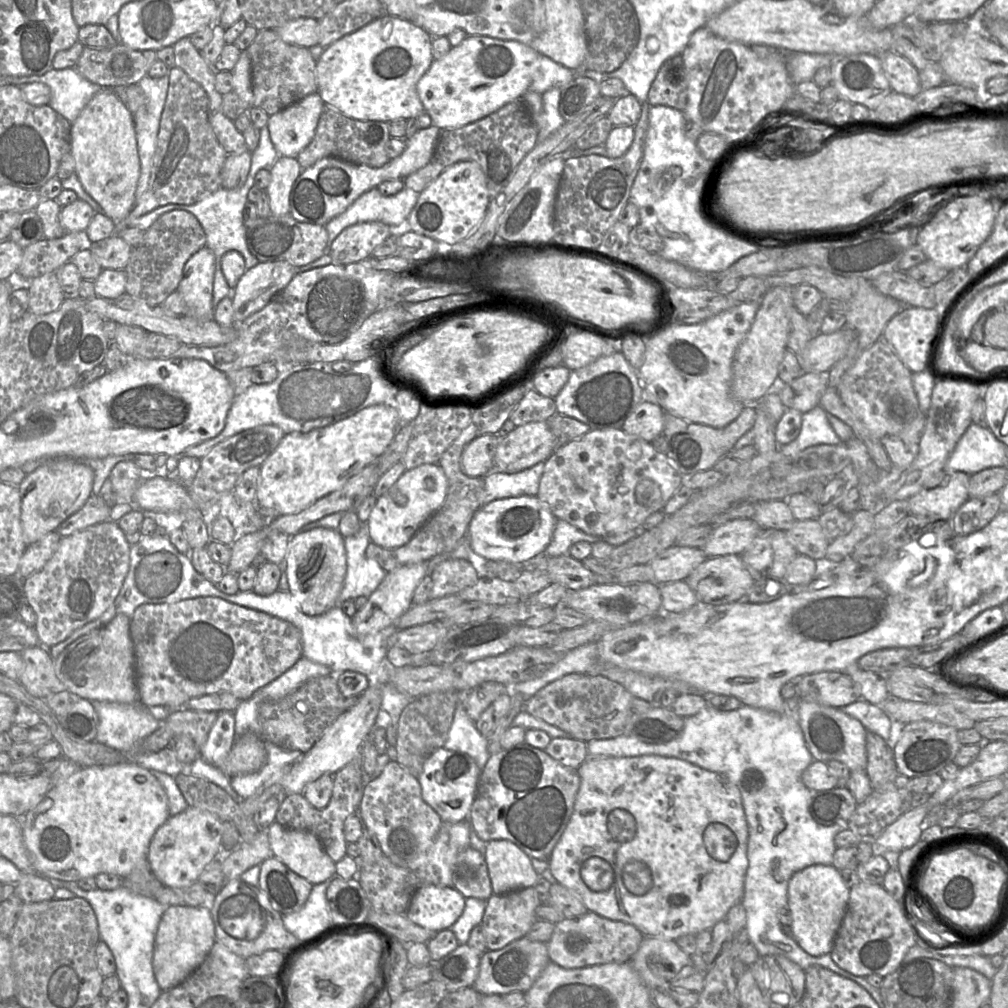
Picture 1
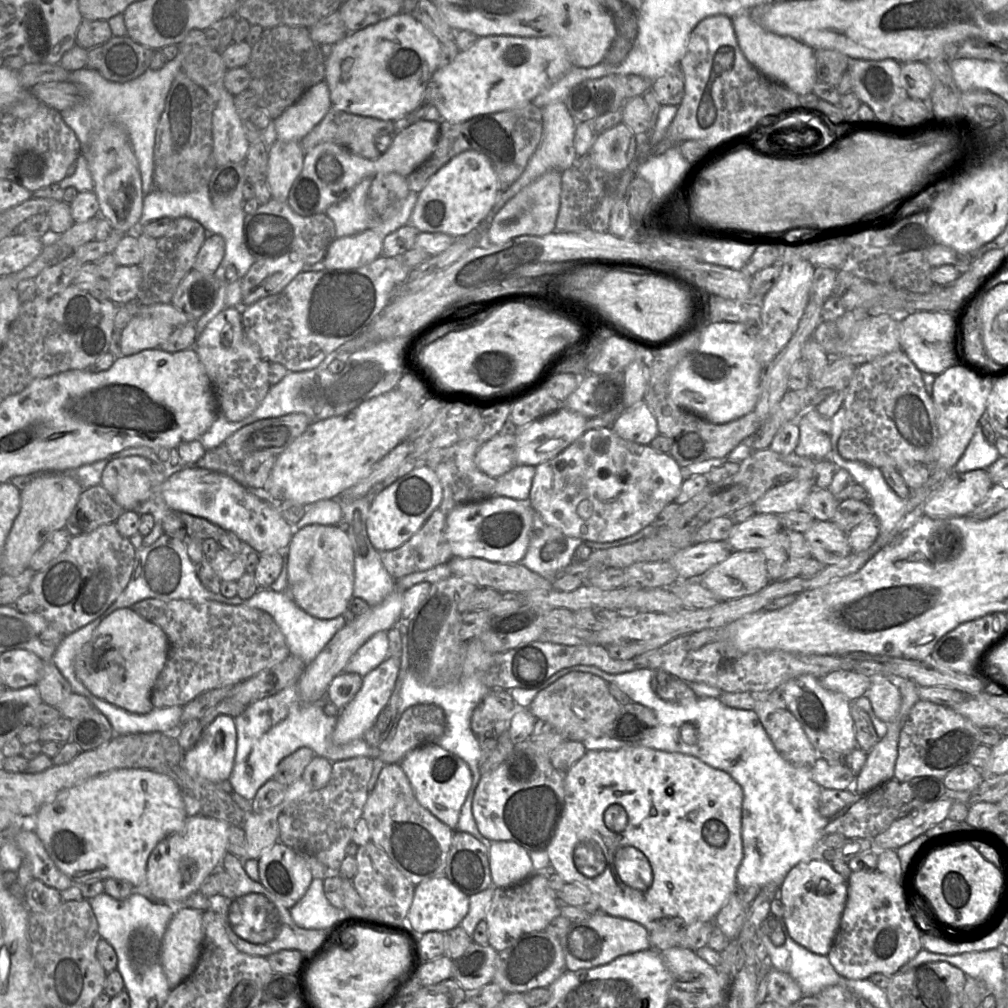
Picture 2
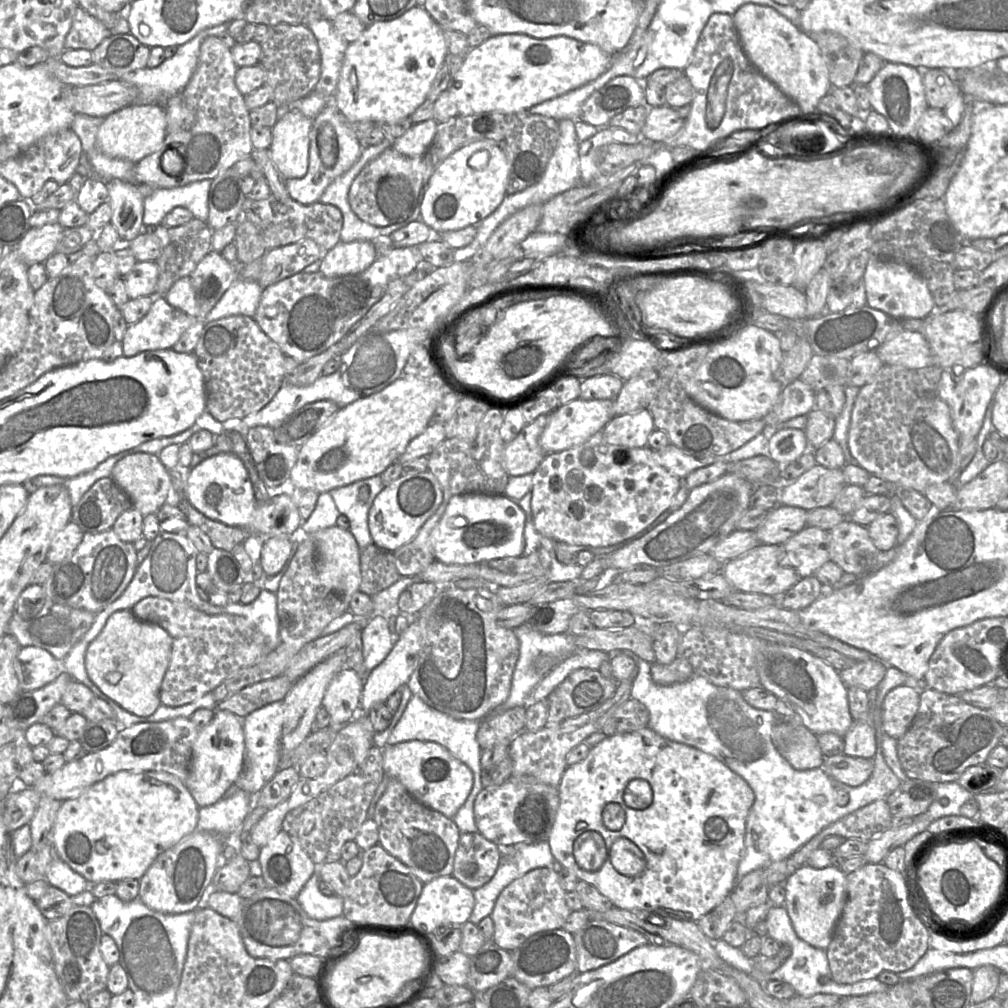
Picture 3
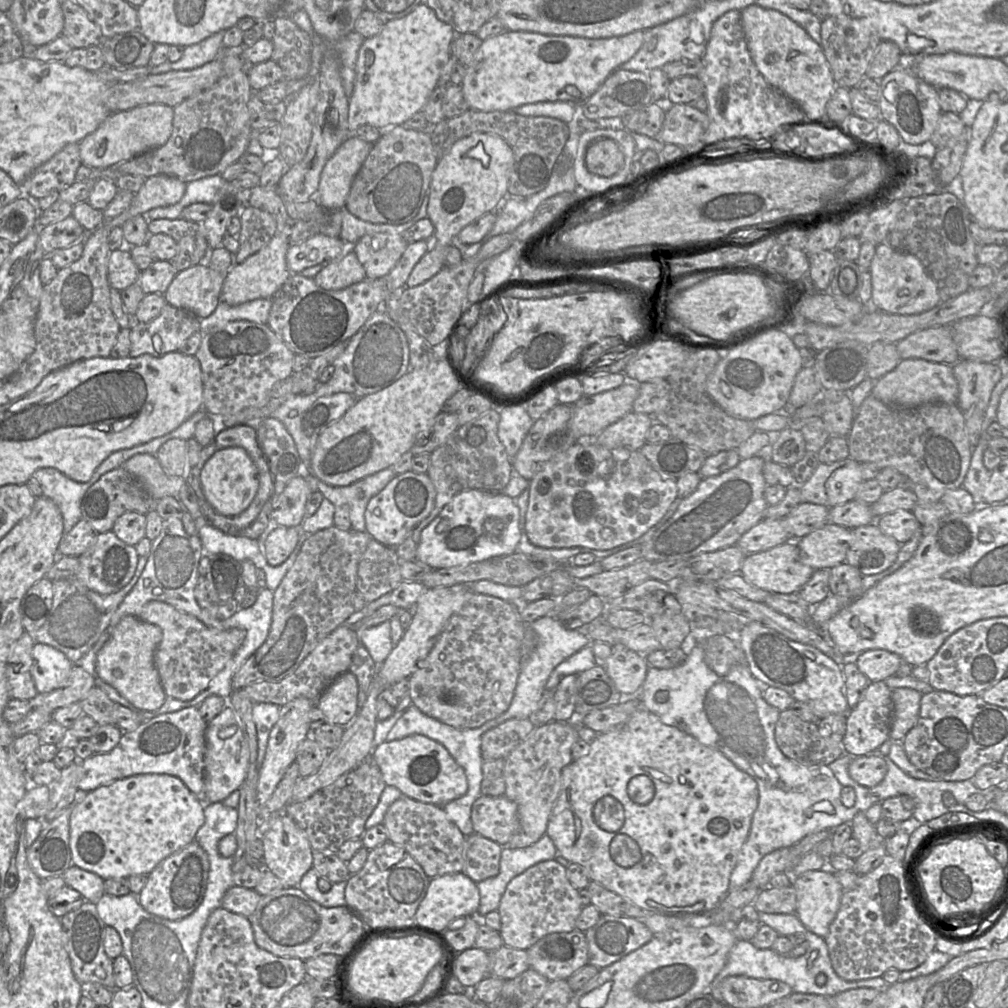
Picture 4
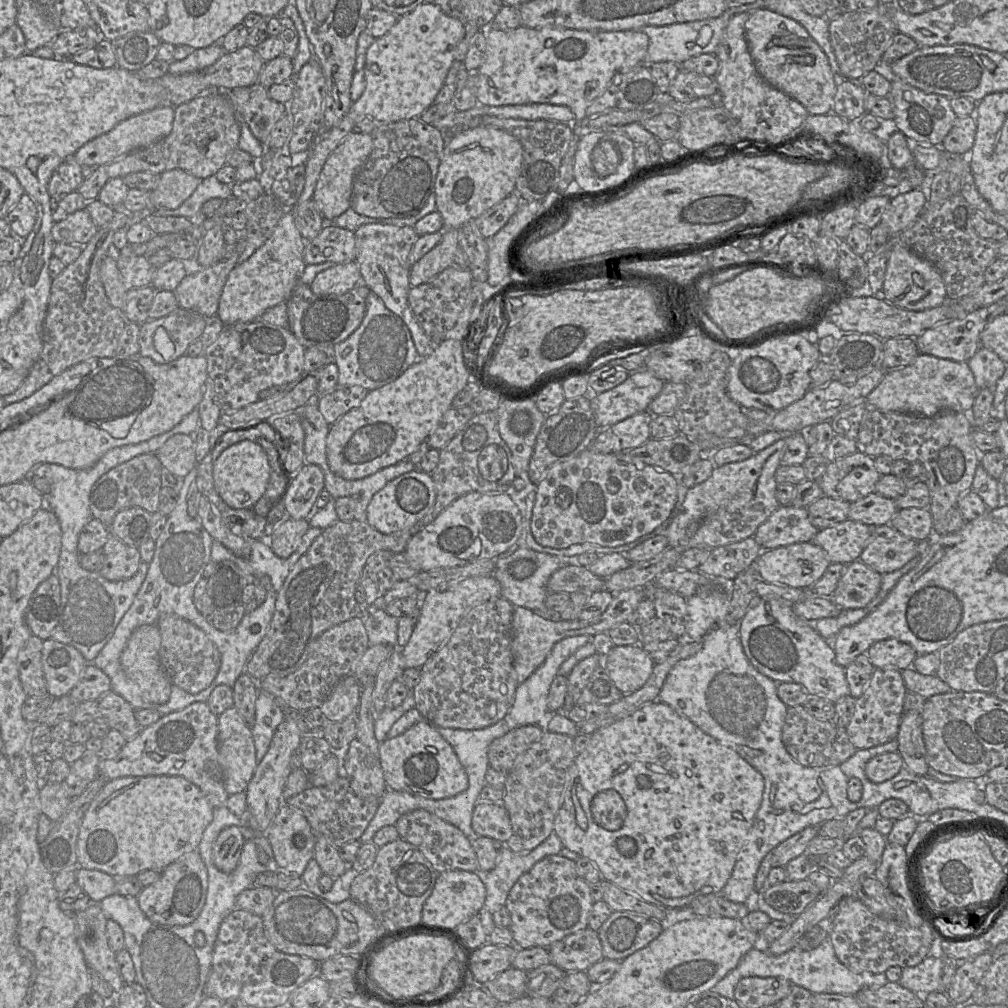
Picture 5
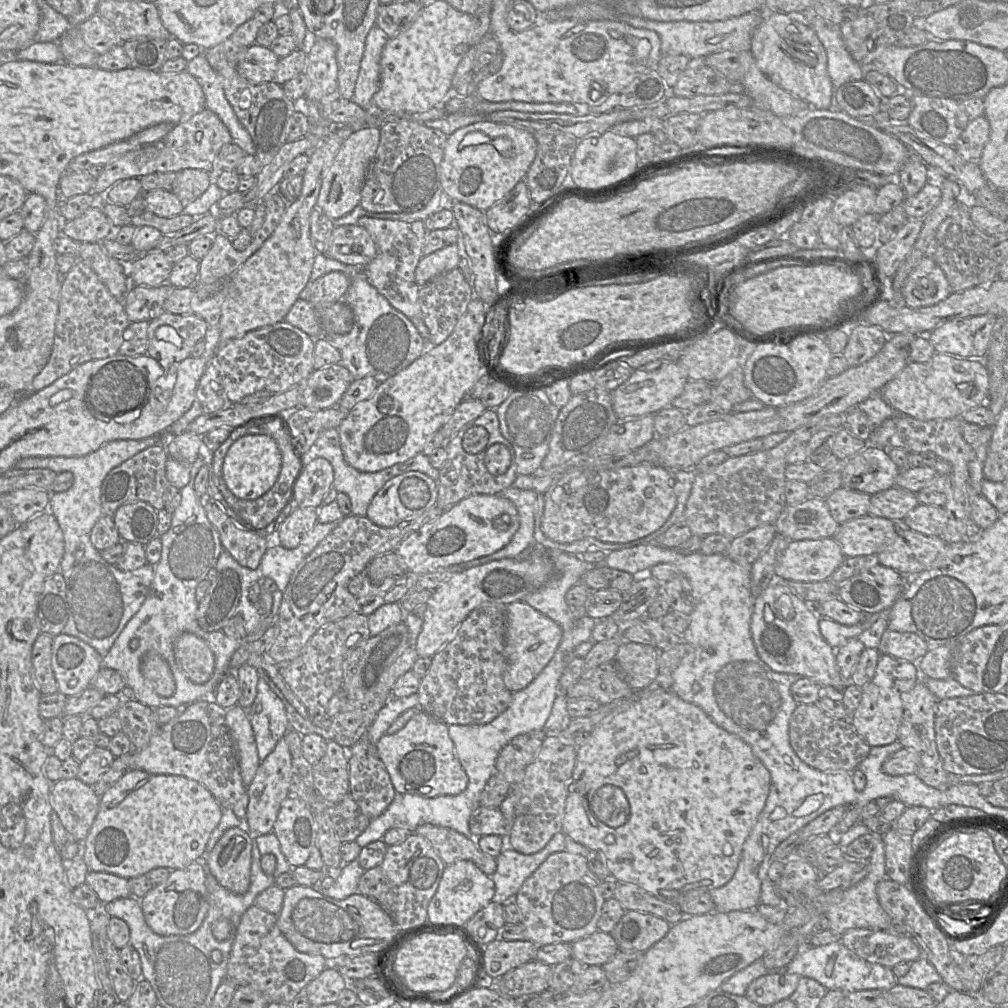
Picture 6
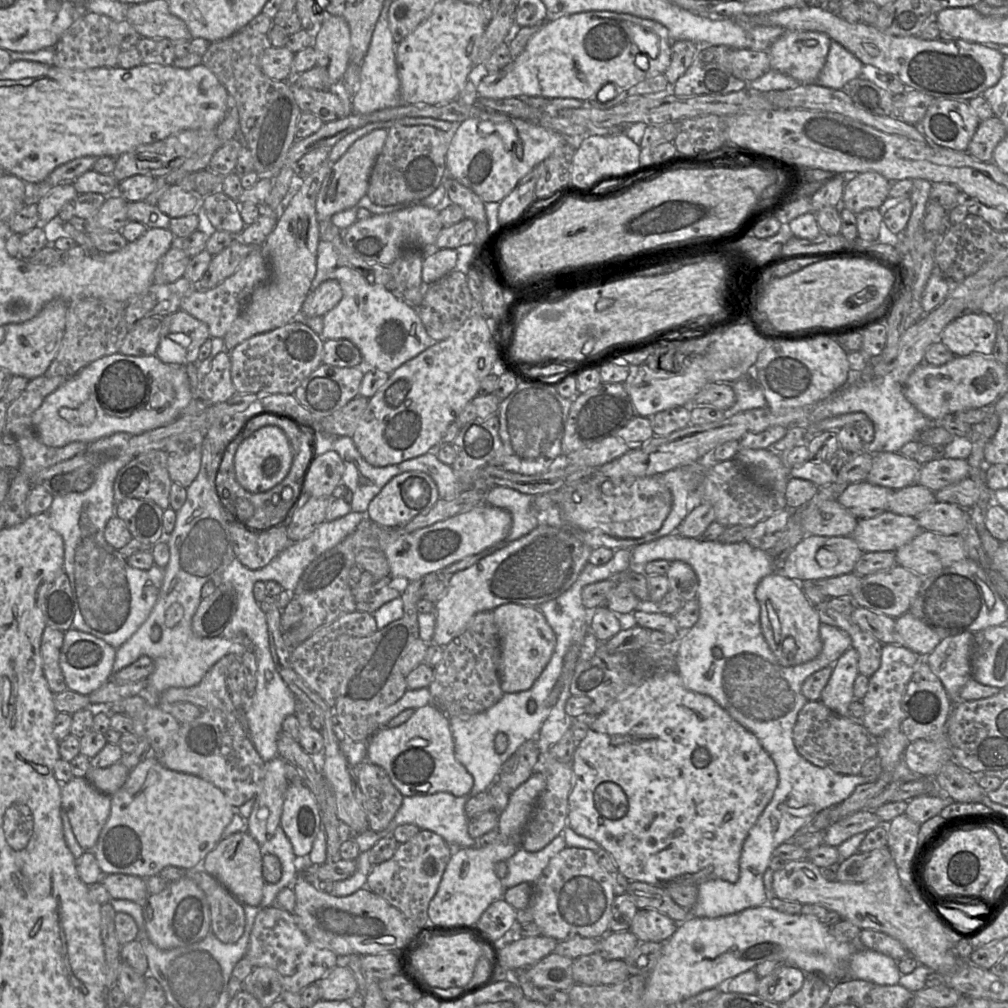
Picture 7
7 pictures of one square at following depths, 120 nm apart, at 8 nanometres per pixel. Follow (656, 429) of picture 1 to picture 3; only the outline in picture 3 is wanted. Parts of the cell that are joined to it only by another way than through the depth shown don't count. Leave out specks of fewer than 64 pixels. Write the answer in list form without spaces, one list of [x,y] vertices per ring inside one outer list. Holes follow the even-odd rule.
[[[644,408],[612,417],[602,431],[610,444],[644,447],[654,429],[653,417],[650,411]]]

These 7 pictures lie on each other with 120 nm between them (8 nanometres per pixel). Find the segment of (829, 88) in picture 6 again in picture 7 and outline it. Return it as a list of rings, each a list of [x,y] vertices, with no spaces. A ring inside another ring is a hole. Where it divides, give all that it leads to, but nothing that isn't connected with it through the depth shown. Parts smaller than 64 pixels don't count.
[[[786,30],[766,50],[771,70],[786,74],[800,84],[815,83],[825,65],[831,41],[830,37],[821,32]]]

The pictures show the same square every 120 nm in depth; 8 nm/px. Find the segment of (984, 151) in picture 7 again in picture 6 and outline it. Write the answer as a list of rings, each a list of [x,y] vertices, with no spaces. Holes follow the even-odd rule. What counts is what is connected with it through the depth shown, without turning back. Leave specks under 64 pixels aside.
[[[985,116],[971,119],[955,143],[955,150],[967,161],[977,161],[990,137],[990,123]]]

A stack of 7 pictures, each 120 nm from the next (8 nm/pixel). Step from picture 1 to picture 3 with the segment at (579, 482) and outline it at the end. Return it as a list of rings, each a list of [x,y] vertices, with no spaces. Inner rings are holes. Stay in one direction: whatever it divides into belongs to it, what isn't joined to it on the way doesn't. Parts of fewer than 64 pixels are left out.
[[[603,431],[592,435],[584,443],[555,453],[546,453],[543,460],[533,472],[531,489],[531,514],[535,529],[542,536],[557,542],[564,542],[570,545],[582,545],[593,547],[605,547],[614,545],[632,538],[651,523],[653,523],[663,512],[671,506],[672,500],[682,485],[682,479],[672,475],[667,469],[661,466],[654,459],[654,450],[647,445],[644,447],[626,447],[623,445],[610,444],[607,442]]]

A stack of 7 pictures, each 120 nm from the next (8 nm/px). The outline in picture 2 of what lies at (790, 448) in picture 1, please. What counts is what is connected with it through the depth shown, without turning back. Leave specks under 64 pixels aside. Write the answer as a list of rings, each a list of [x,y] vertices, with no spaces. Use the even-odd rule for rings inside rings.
[[[806,417],[800,419],[799,429],[800,439],[794,451],[797,455],[815,461],[829,458],[832,445],[828,434],[815,428]]]

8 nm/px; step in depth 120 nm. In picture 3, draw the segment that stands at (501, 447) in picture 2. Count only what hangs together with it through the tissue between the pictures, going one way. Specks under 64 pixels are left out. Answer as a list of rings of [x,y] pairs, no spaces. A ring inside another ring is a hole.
[[[542,414],[527,423],[514,440],[504,448],[504,468],[509,476],[533,474],[546,453],[540,446],[540,435],[548,422],[548,414]]]

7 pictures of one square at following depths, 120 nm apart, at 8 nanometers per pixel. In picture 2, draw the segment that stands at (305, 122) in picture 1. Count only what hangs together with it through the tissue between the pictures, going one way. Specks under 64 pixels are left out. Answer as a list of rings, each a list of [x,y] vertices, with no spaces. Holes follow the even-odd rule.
[[[325,81],[319,82],[273,120],[277,139],[300,142],[331,107],[329,87]]]

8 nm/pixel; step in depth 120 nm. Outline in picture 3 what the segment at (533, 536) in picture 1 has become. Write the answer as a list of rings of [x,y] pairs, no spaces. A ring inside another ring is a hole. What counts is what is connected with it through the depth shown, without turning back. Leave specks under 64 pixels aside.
[[[504,494],[454,495],[431,532],[435,559],[445,564],[473,564],[521,556],[524,549],[525,522],[525,512],[518,502]]]

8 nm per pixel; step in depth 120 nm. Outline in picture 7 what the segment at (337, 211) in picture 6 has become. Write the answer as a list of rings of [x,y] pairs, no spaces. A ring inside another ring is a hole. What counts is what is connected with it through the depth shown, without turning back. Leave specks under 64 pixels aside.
[[[375,129],[356,140],[336,162],[331,164],[330,172],[324,179],[316,200],[319,220],[331,219],[335,213],[355,206],[367,194],[374,163],[384,147],[387,136],[388,130]]]

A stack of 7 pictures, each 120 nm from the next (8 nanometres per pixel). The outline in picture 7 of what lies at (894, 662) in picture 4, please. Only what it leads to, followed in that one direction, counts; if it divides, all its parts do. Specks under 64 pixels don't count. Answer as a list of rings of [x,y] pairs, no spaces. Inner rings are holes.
[[[912,613],[895,619],[900,644],[921,657],[928,656],[941,642],[941,637]]]

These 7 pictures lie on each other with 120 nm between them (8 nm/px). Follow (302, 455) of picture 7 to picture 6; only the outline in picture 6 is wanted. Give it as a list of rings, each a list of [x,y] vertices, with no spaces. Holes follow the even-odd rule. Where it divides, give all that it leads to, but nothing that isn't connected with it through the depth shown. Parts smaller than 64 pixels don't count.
[[[250,426],[242,428],[234,427],[229,437],[223,442],[223,444],[218,449],[215,450],[213,454],[212,472],[217,487],[219,488],[225,501],[229,504],[230,508],[245,522],[250,524],[253,528],[263,529],[267,527],[269,524],[271,524],[273,521],[275,521],[275,519],[278,517],[282,509],[291,502],[293,497],[293,485],[295,480],[299,476],[301,458],[302,457],[295,452],[292,446],[291,435],[286,436],[281,430],[272,428],[271,432],[267,429],[253,429]],[[261,432],[268,432],[269,436],[271,436],[275,440],[281,452],[281,460],[282,460],[281,470],[275,484],[264,495],[255,500],[239,499],[231,493],[231,491],[227,488],[225,481],[223,479],[222,468],[223,468],[224,459],[229,448],[236,440],[246,435],[258,434]]]

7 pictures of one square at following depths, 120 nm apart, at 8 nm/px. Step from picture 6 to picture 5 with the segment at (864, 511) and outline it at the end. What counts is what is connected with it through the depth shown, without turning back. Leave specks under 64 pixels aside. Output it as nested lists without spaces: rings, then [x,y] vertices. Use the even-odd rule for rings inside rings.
[[[821,496],[807,509],[811,523],[818,530],[822,530],[849,519],[850,505],[846,501]]]

